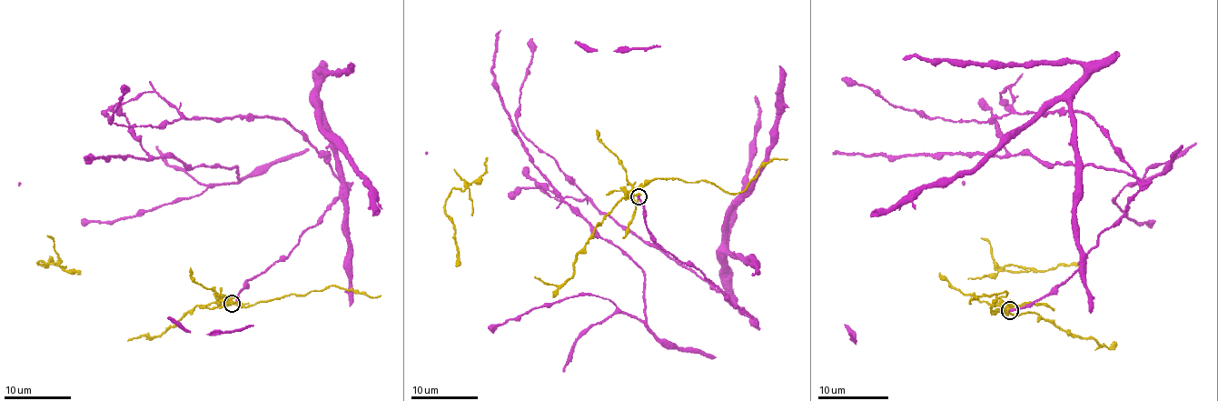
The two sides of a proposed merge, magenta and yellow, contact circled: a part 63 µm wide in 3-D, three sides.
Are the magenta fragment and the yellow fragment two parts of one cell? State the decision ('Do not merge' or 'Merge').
Do not merge

